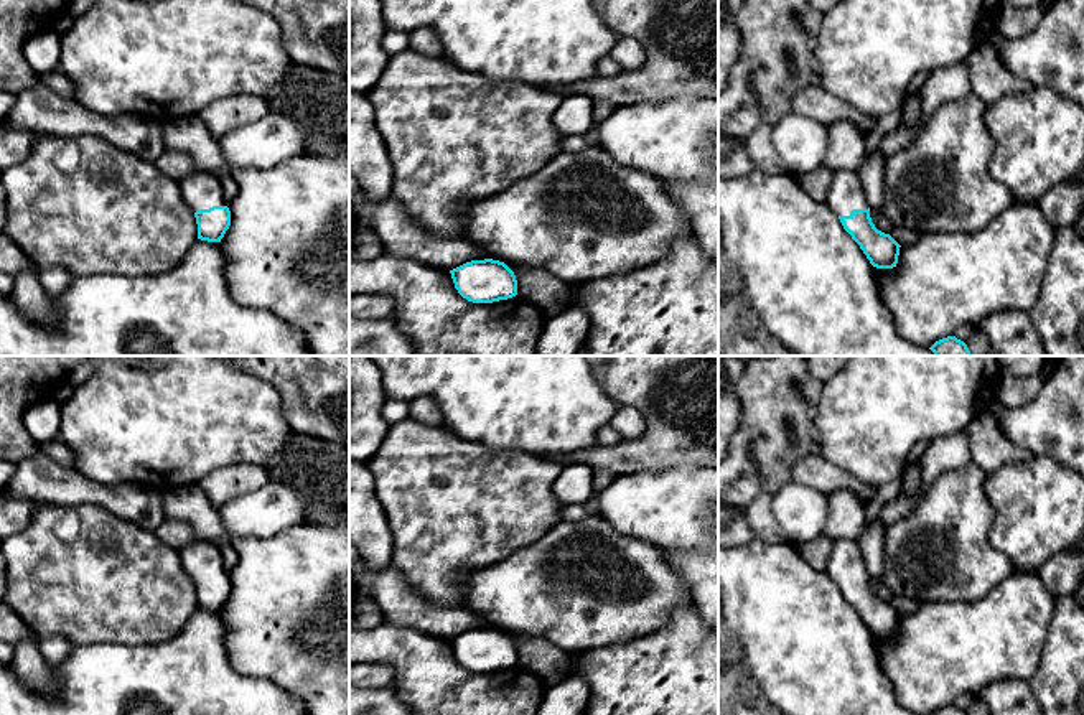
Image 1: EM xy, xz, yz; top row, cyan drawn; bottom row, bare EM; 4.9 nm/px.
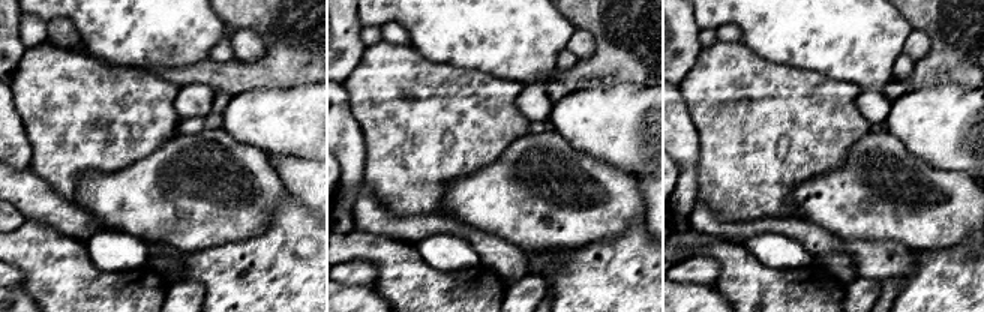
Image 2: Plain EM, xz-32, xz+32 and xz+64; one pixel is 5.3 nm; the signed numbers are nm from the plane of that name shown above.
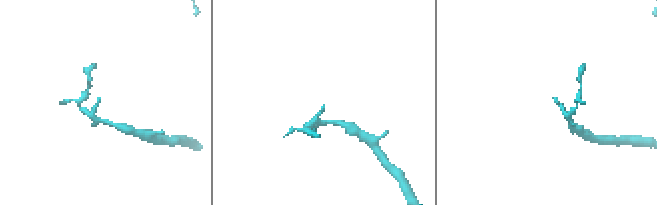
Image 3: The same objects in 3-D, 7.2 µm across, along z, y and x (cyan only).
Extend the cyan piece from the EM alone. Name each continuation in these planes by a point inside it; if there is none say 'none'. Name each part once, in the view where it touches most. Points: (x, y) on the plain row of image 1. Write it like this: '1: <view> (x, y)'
1: xy (201, 559)

